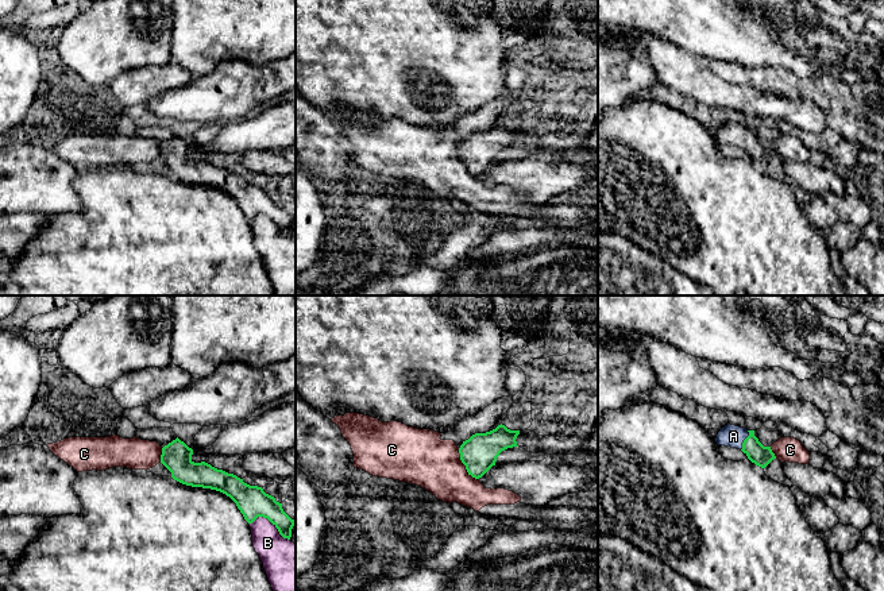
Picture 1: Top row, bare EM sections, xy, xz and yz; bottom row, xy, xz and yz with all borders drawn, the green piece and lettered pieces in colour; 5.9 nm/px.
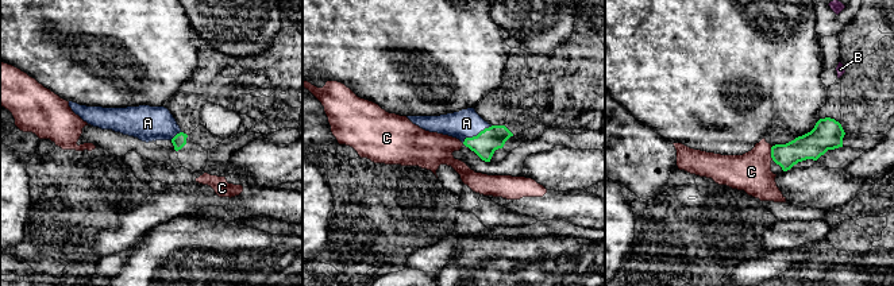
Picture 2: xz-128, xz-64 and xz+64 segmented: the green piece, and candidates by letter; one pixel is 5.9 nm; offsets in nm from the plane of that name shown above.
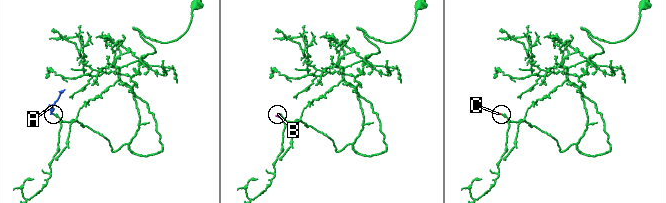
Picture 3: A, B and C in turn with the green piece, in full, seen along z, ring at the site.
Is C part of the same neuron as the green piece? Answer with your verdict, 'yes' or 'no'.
no

